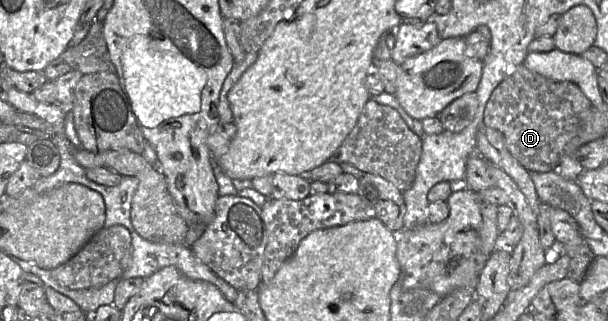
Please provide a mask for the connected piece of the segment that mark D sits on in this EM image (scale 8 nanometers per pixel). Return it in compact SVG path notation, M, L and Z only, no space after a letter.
M522 64L493 90L485 107L483 125L503 134L509 152L529 172L551 172L557 168L566 144L575 135L579 114L591 106L590 100L575 83L546 78Z

